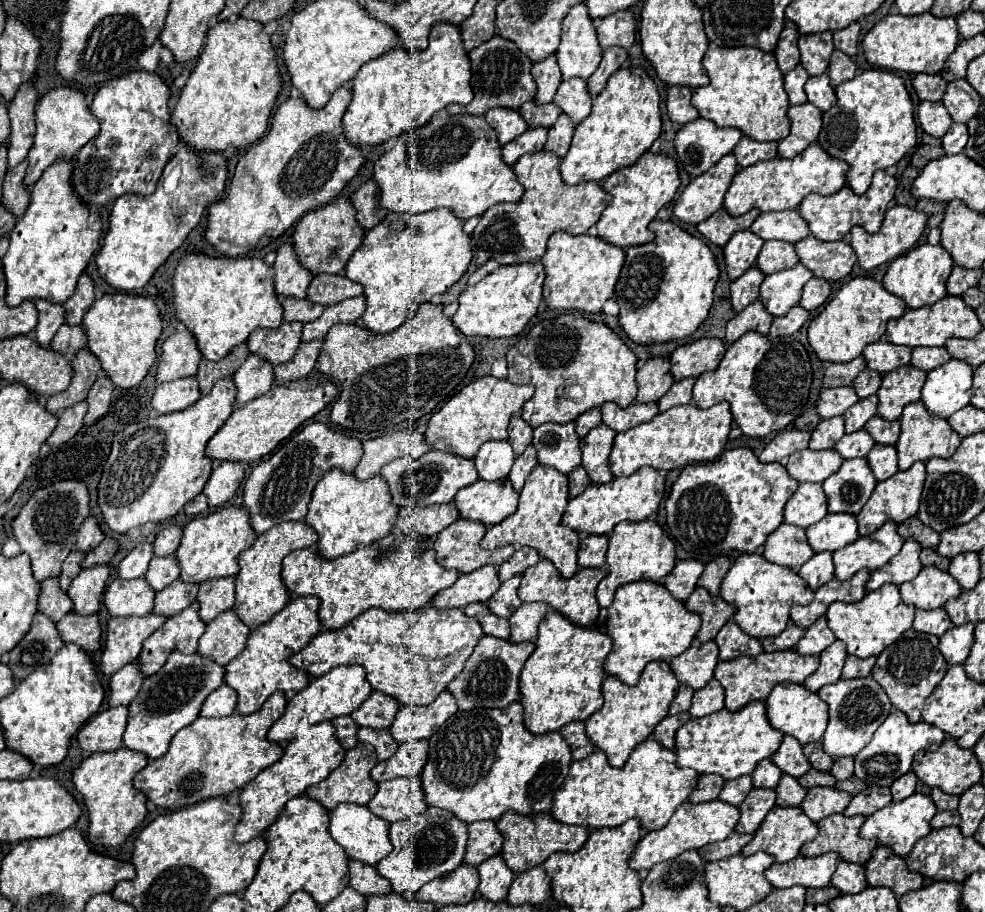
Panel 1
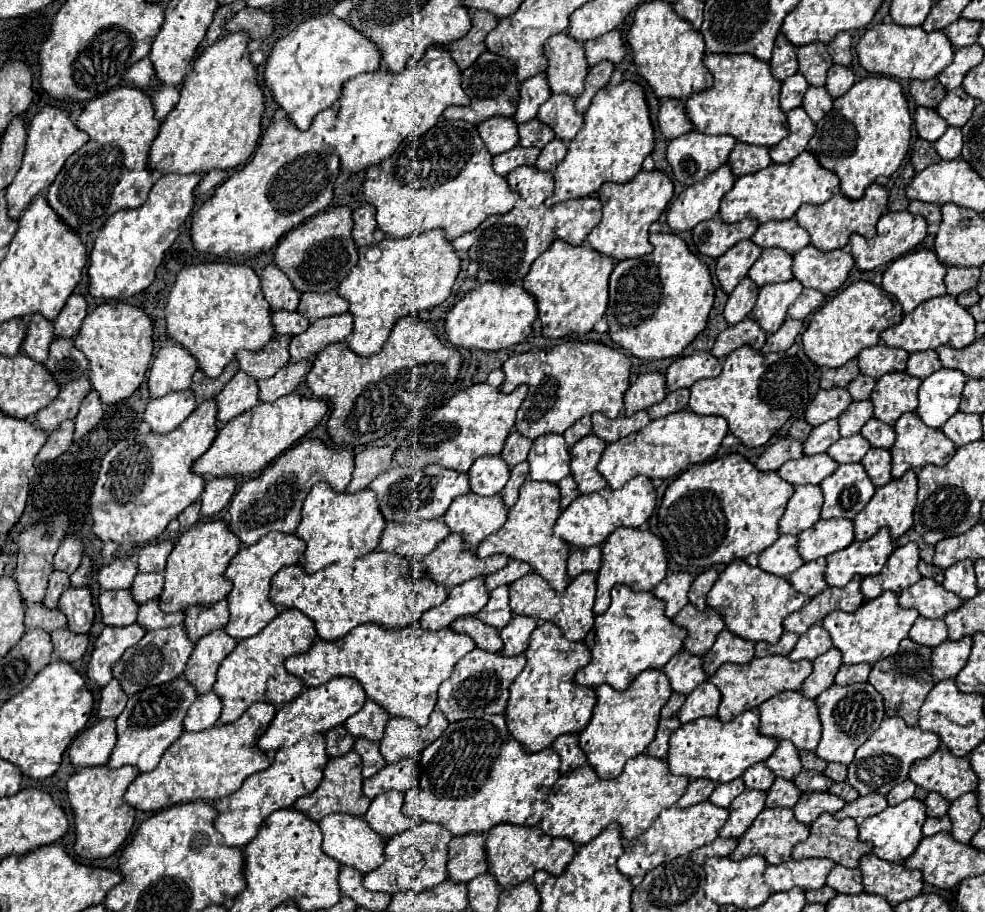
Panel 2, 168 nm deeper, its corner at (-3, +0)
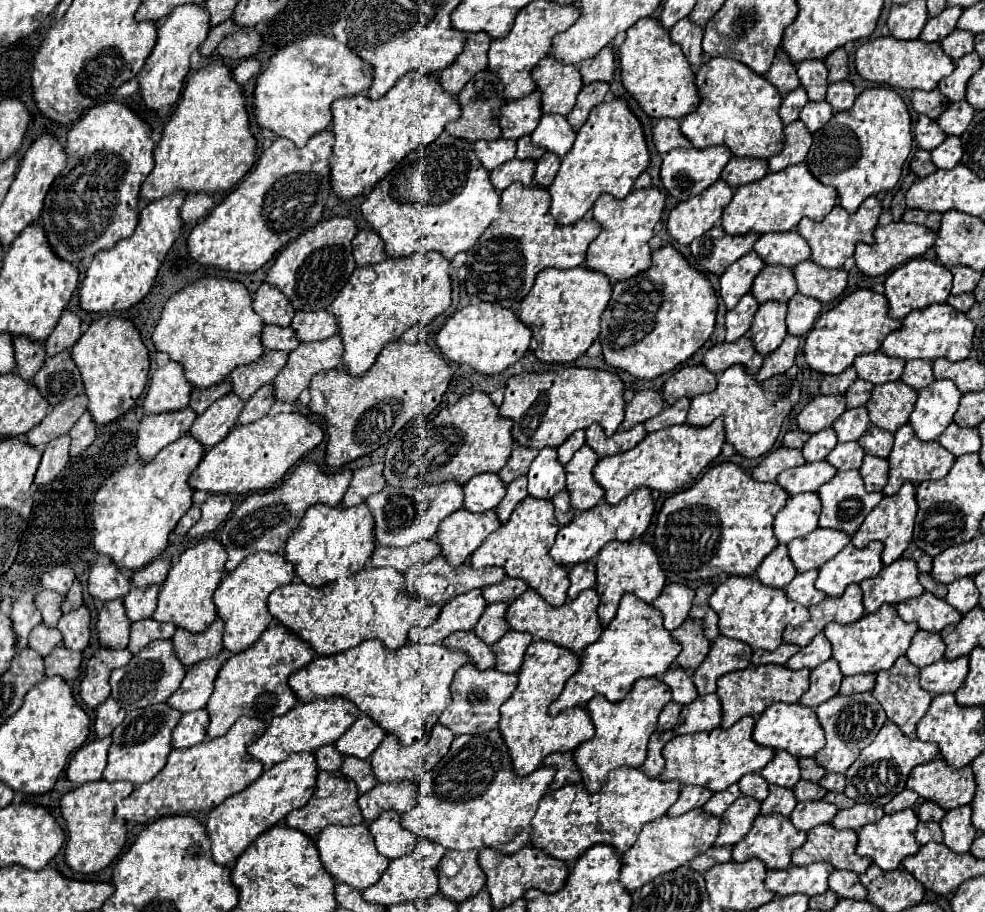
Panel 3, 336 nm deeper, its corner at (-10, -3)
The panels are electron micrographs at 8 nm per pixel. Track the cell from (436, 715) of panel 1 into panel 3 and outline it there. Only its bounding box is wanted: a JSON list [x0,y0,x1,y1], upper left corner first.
[371,723,453,783]

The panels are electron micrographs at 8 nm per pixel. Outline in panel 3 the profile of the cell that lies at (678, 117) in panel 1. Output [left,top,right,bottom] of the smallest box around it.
[653,119,691,155]

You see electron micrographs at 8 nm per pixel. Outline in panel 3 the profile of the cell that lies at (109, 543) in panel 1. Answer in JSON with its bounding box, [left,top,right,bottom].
[61,581,83,613]

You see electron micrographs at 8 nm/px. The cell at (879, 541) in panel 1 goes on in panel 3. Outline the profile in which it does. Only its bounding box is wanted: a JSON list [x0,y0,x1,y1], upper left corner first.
[815,541,883,597]

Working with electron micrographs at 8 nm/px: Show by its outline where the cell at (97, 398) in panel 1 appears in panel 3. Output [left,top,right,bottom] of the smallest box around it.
[69,413,95,457]

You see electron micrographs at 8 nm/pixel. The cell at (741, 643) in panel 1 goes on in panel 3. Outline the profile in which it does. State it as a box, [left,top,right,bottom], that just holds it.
[693,635,753,695]

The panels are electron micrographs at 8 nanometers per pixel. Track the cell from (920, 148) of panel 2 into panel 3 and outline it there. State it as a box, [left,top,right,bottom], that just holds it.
[911,149,937,177]

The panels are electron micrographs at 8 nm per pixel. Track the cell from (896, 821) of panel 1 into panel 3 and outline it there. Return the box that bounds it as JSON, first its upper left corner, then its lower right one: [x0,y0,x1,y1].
[857,809,919,871]

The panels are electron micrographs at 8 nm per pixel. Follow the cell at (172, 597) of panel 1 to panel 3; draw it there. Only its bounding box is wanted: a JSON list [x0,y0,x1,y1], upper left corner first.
[127,619,177,655]

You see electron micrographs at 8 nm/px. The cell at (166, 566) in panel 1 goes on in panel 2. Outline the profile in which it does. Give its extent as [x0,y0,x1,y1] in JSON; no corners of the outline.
[132,572,164,602]

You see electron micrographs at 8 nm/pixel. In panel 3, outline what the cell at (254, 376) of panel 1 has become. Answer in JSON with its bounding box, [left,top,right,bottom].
[189,393,245,449]

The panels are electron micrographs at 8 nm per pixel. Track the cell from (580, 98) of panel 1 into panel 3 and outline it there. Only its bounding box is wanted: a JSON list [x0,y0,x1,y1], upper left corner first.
[531,115,575,159]

